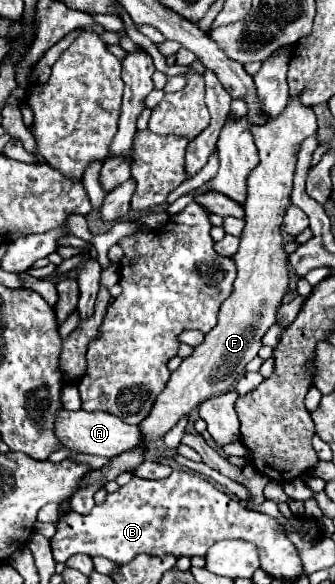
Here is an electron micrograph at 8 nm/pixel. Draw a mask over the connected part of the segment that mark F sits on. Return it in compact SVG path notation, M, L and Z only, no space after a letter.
M289 97L285 111L281 111L277 119L263 126L252 125L250 131L259 147L261 163L249 175L249 193L245 201L247 227L241 235L239 251L233 257L237 265L233 293L223 301L217 325L205 335L205 341L195 347L187 359L183 359L179 369L171 373L169 385L155 399L151 415L143 423L139 423L147 449L193 407L235 387L235 383L245 375L245 365L253 357L257 357L257 351L263 345L261 339L277 321L277 309L281 307L283 297L289 293L289 253L283 245L281 225L283 215L291 205L293 173L299 145L303 143L303 139L317 131L317 119L311 107L305 107L299 99Z

